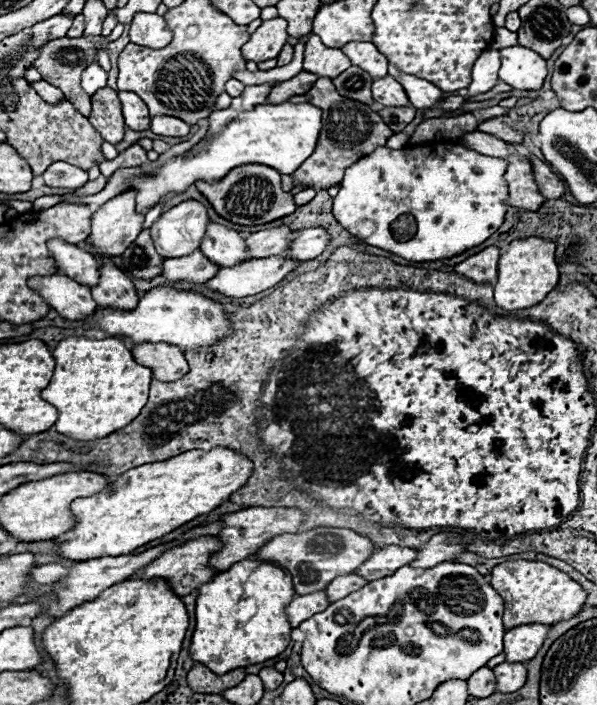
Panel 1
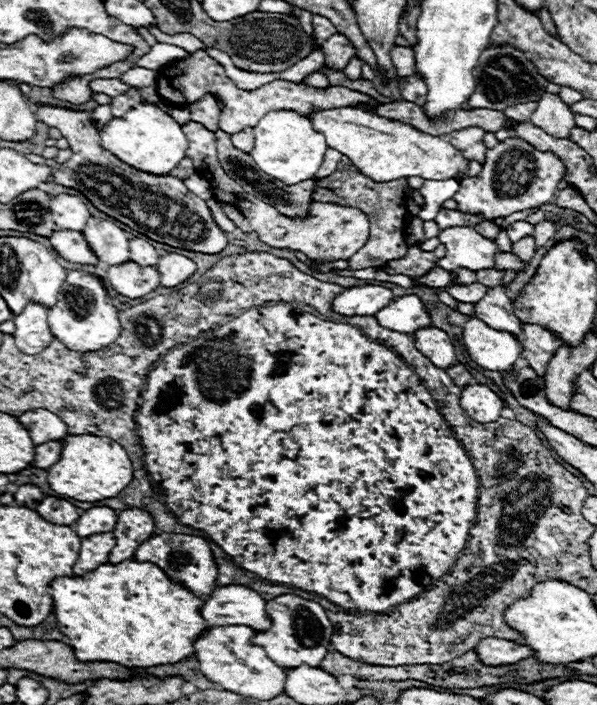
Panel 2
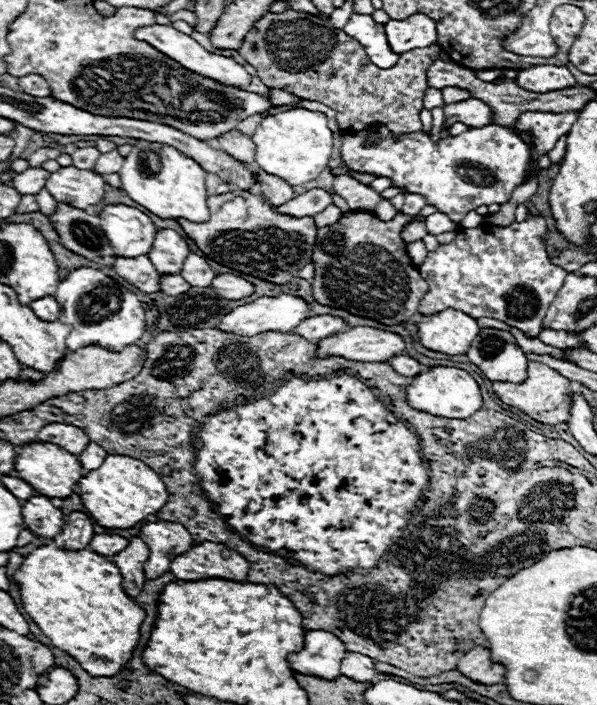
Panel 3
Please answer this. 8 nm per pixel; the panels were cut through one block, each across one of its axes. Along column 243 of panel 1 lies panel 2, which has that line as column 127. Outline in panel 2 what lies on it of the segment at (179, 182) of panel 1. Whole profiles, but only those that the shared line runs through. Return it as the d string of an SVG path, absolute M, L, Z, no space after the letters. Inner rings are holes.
M138 104L126 114L126 118L110 120L110 124L100 132L100 144L104 146L104 150L112 152L124 164L136 170L154 176L168 176L186 158L188 138L182 132L182 126L172 116L168 116L156 106Z

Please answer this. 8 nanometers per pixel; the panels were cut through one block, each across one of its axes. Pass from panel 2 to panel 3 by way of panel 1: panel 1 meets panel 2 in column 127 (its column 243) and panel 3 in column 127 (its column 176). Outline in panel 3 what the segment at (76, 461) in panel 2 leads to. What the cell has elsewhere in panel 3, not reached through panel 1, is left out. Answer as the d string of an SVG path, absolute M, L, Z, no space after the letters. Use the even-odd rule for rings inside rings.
M108 454L100 468L90 470L78 480L78 490L88 514L104 528L132 528L146 520L148 514L156 514L168 500L162 478L150 466L122 454Z

